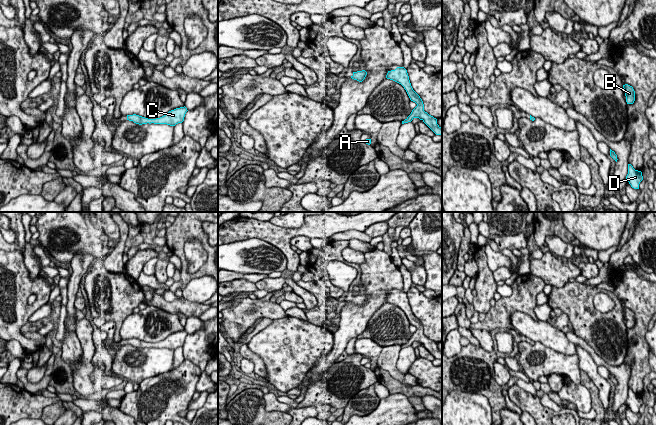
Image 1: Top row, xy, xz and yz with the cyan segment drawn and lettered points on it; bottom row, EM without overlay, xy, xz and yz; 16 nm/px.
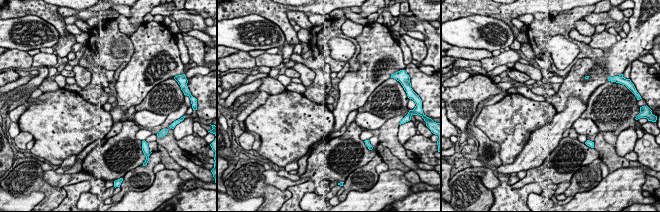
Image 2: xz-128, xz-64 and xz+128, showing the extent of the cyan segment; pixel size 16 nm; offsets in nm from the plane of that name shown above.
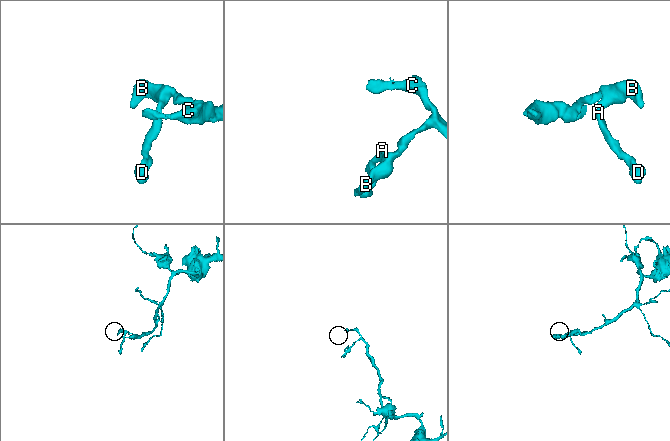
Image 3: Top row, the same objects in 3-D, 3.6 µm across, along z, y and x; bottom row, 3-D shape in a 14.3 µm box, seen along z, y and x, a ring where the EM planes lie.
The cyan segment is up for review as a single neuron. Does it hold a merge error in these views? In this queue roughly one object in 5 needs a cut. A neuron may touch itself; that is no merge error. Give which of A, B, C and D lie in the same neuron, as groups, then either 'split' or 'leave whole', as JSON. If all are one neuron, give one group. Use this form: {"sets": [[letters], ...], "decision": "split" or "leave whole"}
{"sets": [["A", "B", "C", "D"]], "decision": "leave whole"}

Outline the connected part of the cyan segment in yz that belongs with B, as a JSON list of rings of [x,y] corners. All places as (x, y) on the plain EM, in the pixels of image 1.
[[[625,308],[623,309],[623,312],[624,312],[627,328],[633,328],[635,325],[635,315],[633,311],[628,308]]]

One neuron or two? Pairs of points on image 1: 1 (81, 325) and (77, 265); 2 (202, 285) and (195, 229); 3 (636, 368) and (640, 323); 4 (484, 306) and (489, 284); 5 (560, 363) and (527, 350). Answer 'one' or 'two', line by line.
1: two
2: two
3: one
4: one
5: one

